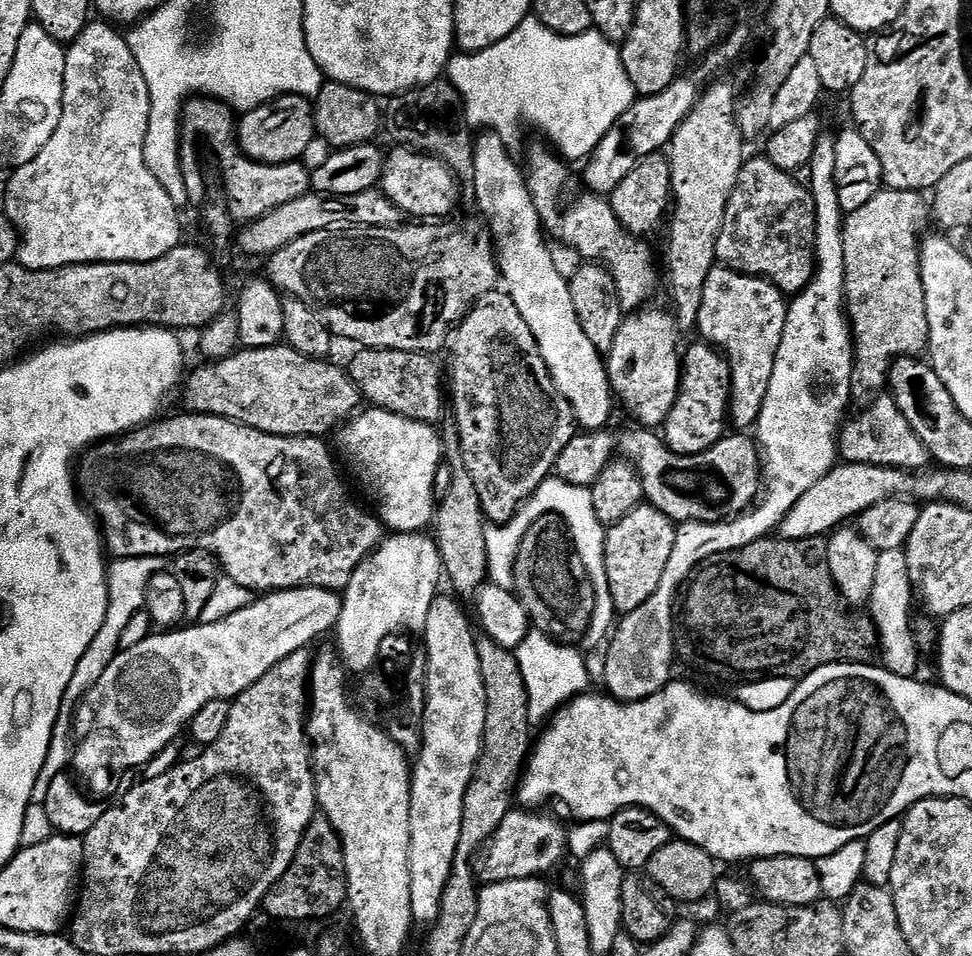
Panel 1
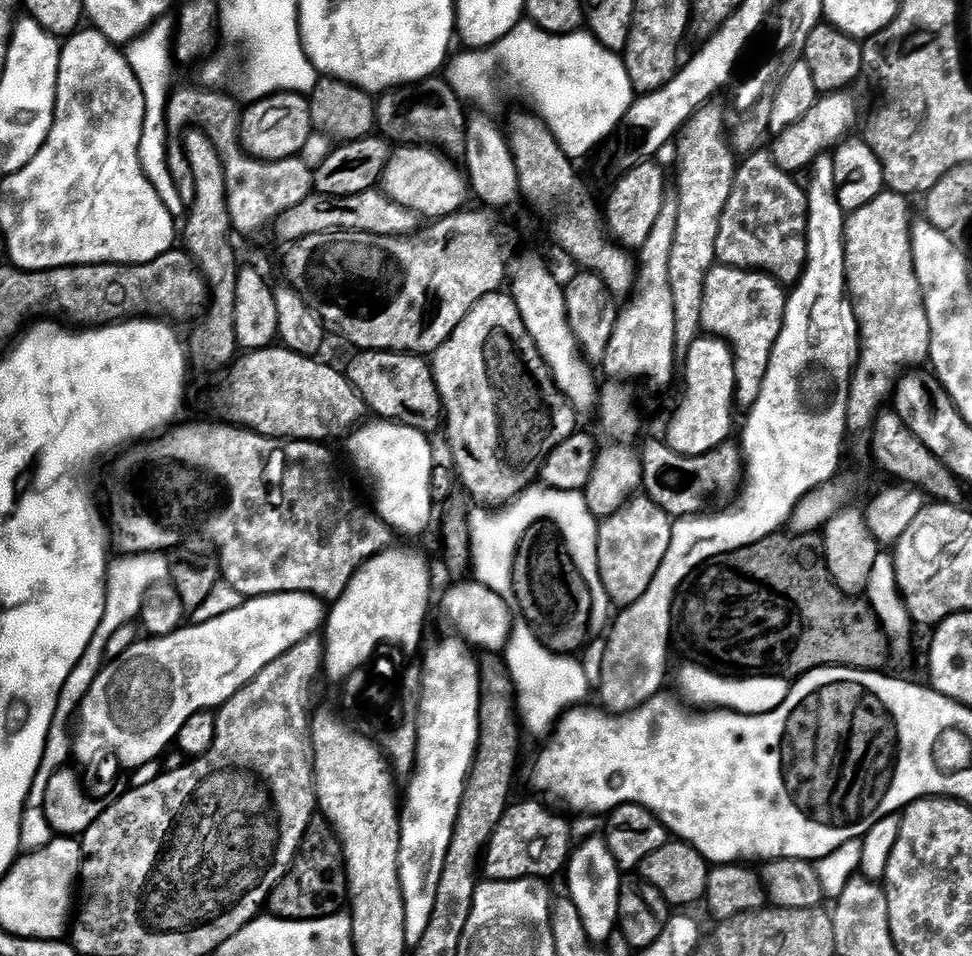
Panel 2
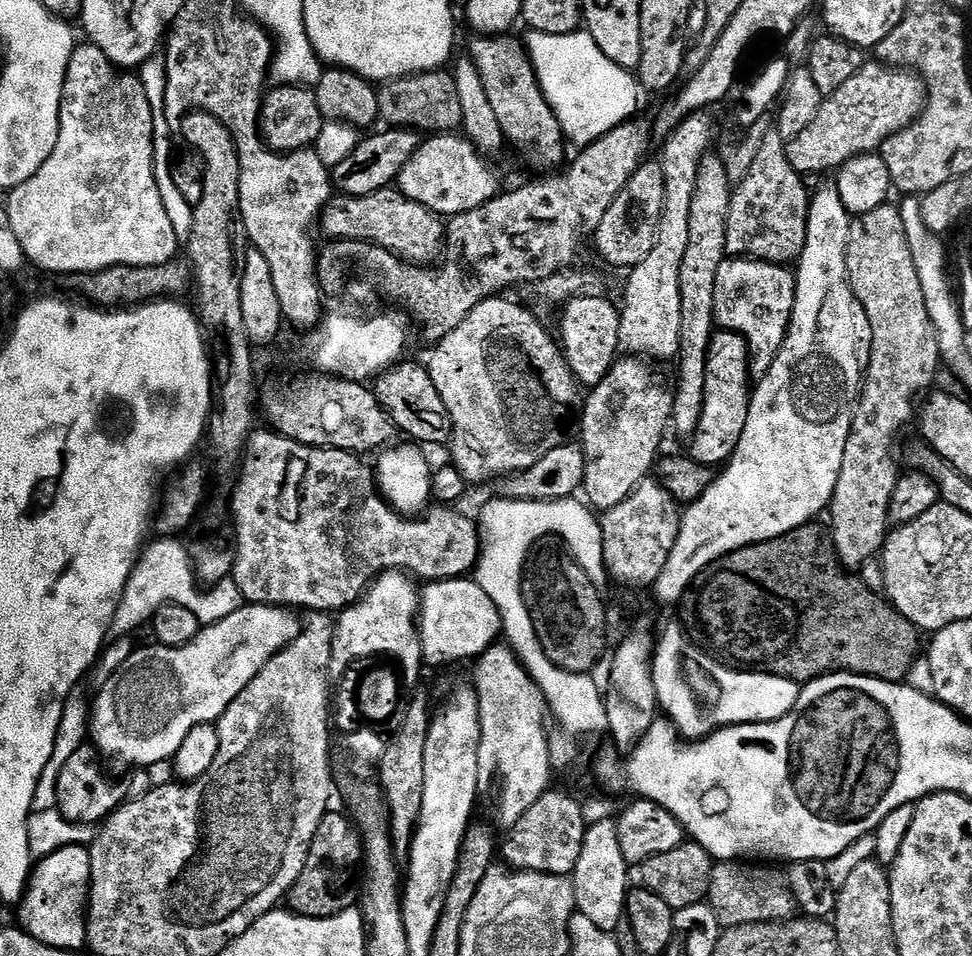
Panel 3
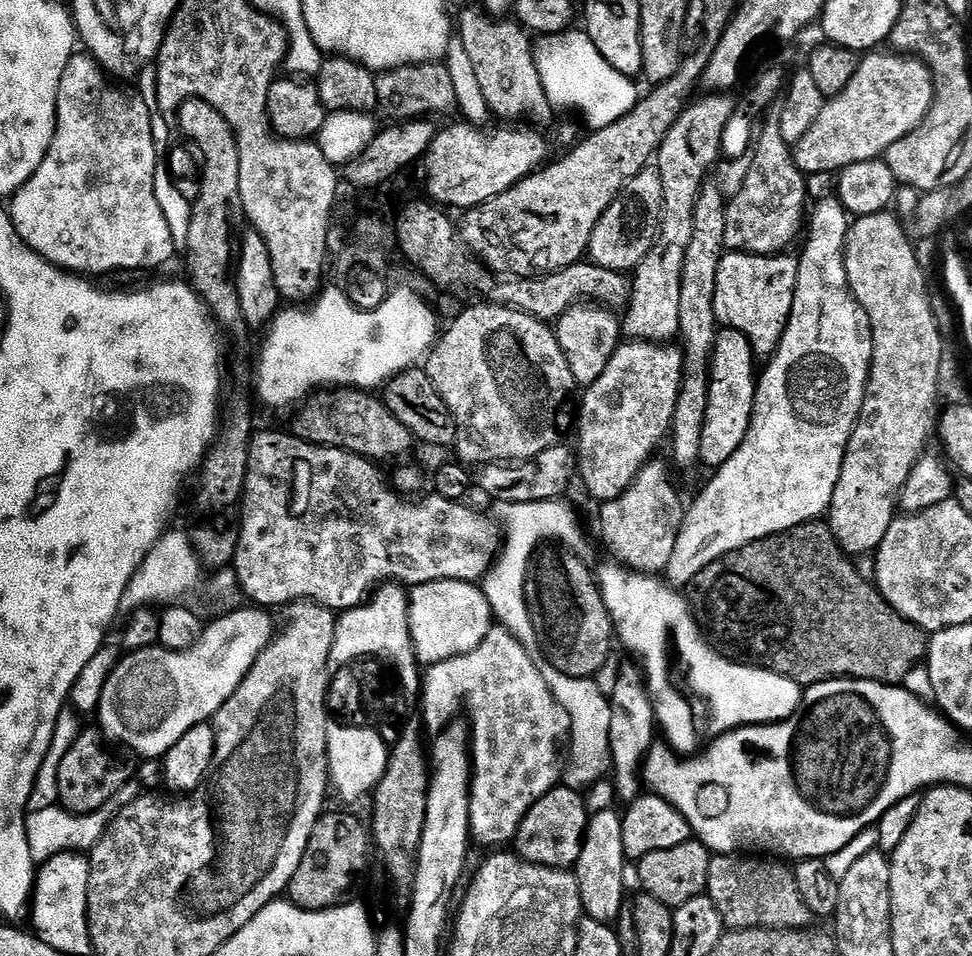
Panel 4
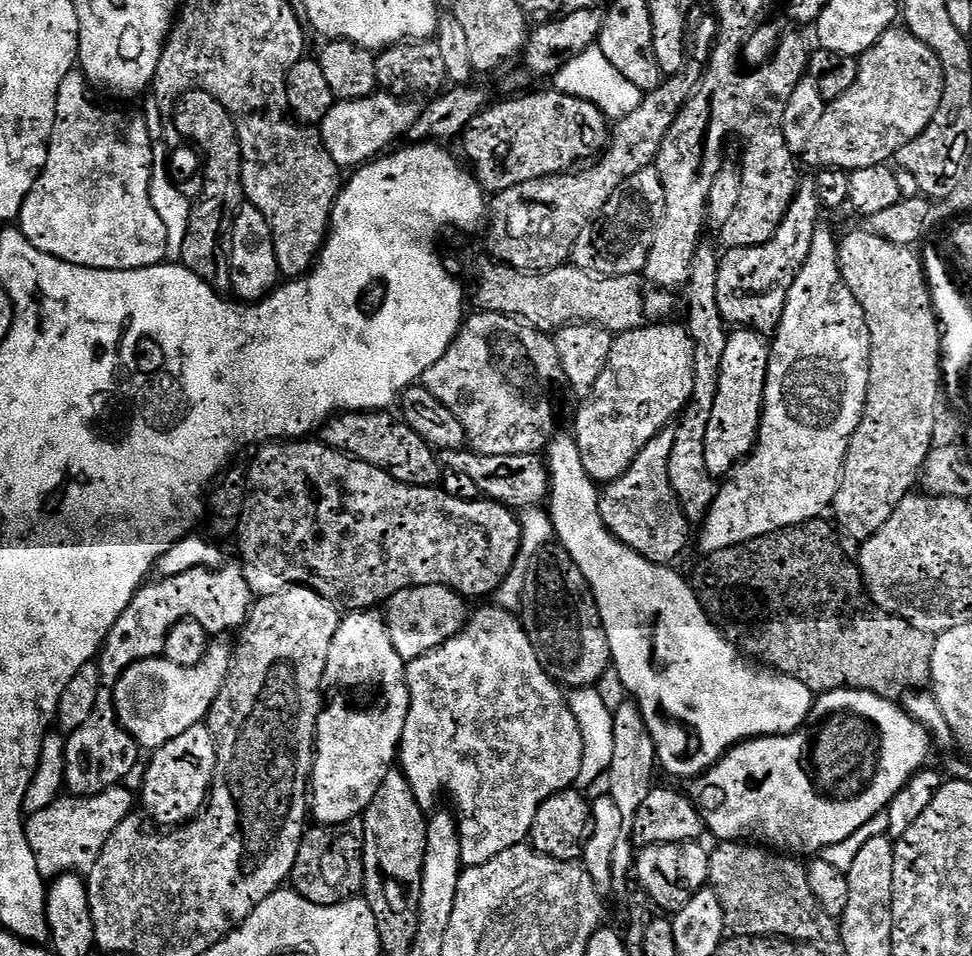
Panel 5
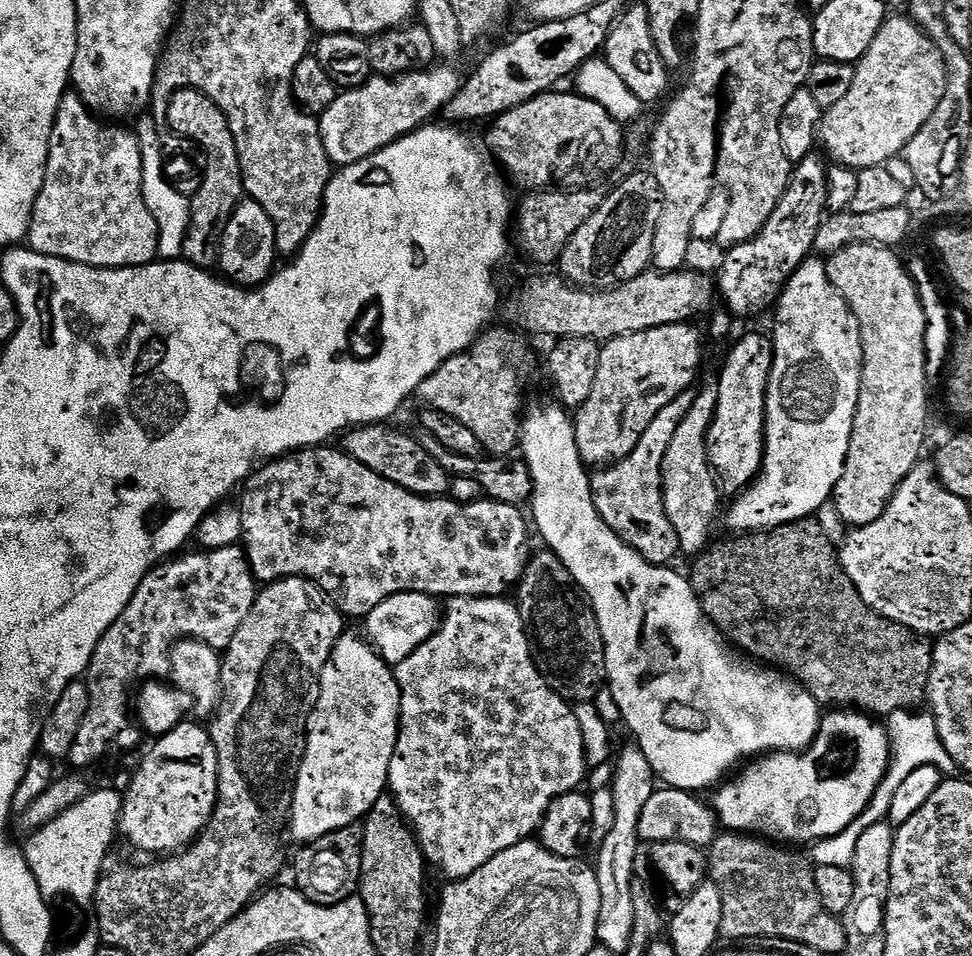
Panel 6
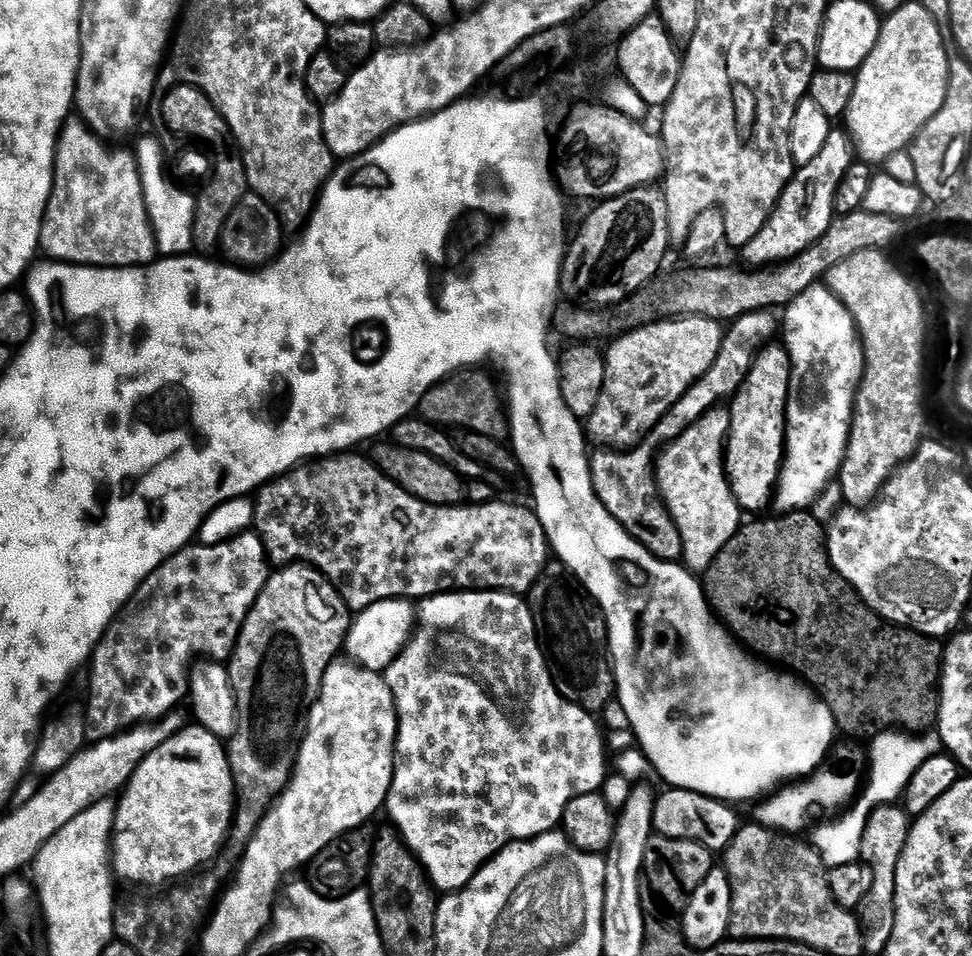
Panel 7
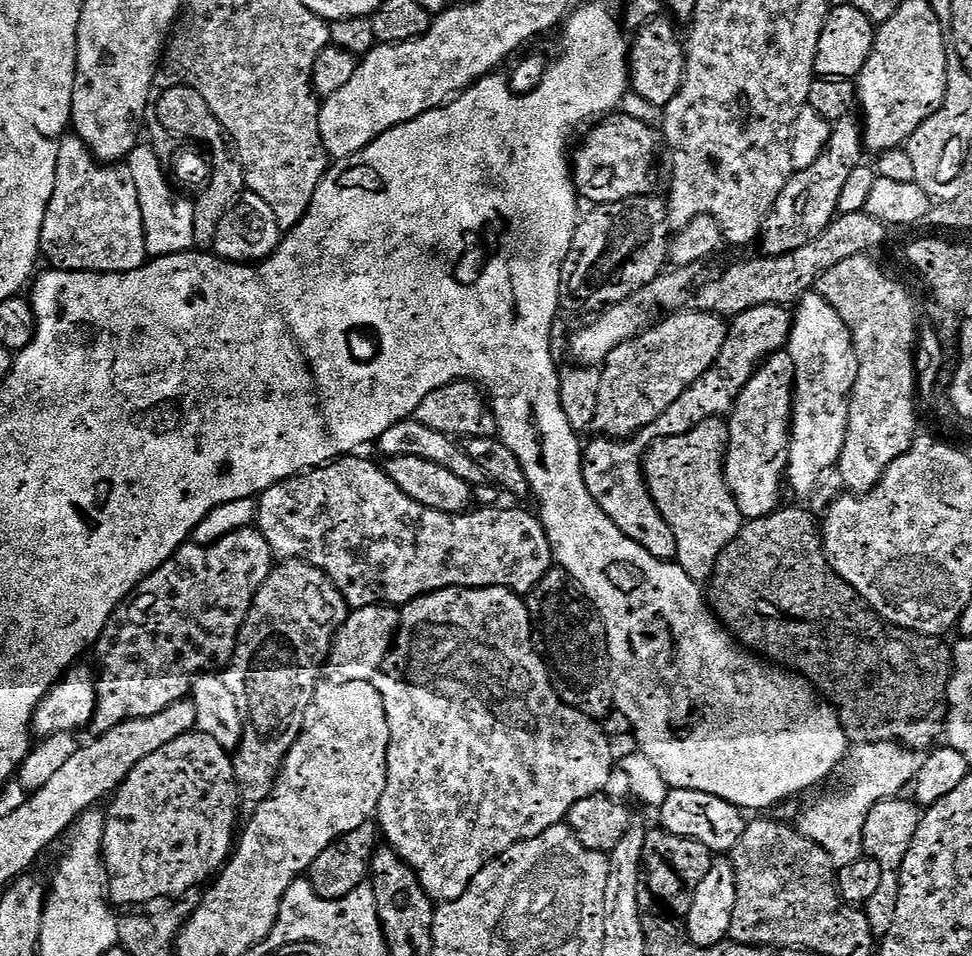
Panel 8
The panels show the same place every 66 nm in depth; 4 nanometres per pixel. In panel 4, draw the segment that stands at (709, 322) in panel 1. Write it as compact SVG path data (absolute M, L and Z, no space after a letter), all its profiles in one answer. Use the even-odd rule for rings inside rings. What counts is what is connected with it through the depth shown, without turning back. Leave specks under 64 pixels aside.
M729 252L720 257L715 279L714 310L719 325L747 336L757 359L769 359L780 345L796 293L799 259L790 252L770 256Z

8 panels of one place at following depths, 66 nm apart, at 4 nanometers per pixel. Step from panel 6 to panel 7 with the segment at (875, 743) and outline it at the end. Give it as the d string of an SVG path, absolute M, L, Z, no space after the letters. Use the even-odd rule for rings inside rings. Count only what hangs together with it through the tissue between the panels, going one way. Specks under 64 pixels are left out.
M840 748L836 752L836 760L840 764L820 766L799 782L789 783L777 796L772 796L760 808L759 823L785 834L800 834L803 828L811 829L812 816L820 816L823 812L832 812L835 808L843 809L857 799L862 788L860 771L865 771L866 756L856 748Z

